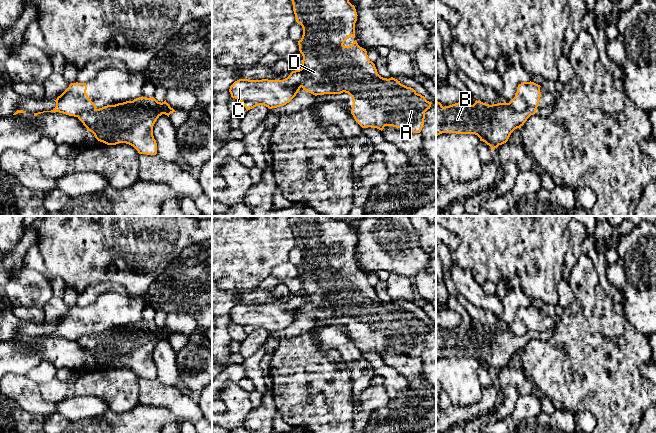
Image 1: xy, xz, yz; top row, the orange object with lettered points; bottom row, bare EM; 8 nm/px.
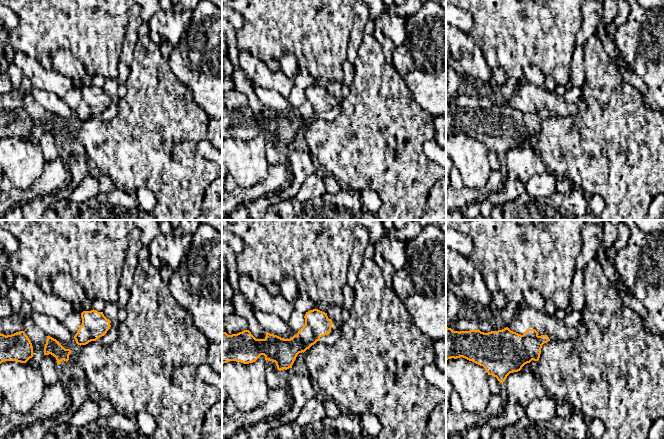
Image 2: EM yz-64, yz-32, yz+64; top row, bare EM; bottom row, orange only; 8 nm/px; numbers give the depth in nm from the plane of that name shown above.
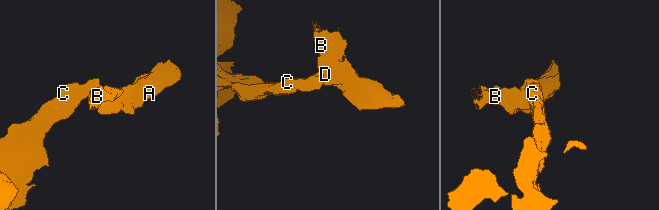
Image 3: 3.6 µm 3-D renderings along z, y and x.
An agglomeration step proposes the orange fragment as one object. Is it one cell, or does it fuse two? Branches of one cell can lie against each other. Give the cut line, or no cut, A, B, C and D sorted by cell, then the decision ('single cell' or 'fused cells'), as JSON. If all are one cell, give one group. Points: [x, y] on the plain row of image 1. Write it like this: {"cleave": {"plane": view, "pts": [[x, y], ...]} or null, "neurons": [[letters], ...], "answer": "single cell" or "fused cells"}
{"cleave": {"plane": "yz", "pts": [[507, 327], [517, 335], [524, 335], [529, 331], [536, 332]]}, "neurons": [["A", "B", "D"], ["C"]], "answer": "fused cells"}

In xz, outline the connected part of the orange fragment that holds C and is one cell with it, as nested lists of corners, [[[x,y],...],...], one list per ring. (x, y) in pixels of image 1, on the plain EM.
[[[301,293],[292,295],[283,304],[249,304],[239,303],[229,313],[232,322],[238,323],[250,334],[264,329],[269,333],[284,330],[298,317],[306,298]]]

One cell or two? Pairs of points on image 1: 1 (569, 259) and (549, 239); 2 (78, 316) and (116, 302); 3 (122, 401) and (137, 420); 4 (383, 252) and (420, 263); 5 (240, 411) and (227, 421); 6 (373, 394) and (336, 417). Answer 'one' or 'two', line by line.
1: two
2: one
3: two
4: one
5: one
6: two

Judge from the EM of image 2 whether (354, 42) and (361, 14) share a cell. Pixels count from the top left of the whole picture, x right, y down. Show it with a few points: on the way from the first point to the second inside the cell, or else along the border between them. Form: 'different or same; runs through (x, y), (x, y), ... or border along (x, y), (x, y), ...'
same; runs through (356, 35), (360, 21)

